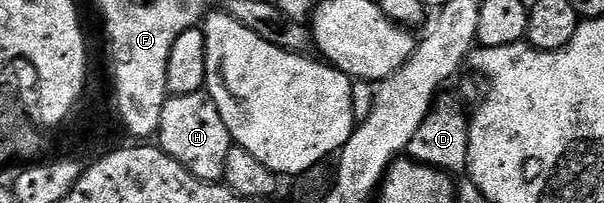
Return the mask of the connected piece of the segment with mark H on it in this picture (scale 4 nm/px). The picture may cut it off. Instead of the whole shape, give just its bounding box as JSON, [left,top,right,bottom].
[156,92,232,181]

